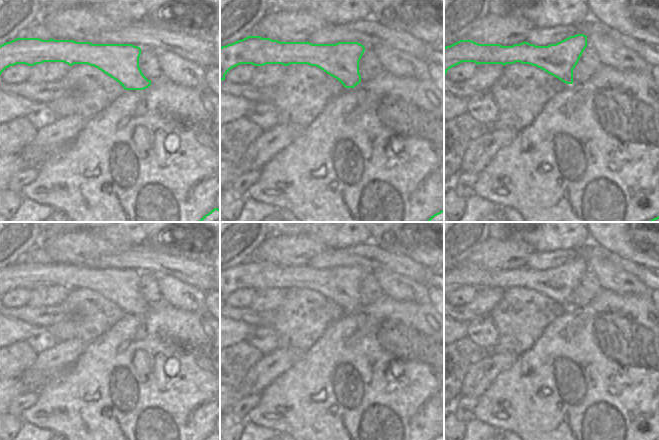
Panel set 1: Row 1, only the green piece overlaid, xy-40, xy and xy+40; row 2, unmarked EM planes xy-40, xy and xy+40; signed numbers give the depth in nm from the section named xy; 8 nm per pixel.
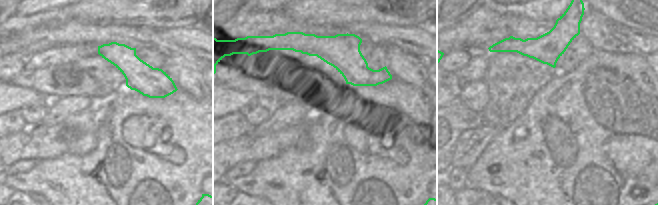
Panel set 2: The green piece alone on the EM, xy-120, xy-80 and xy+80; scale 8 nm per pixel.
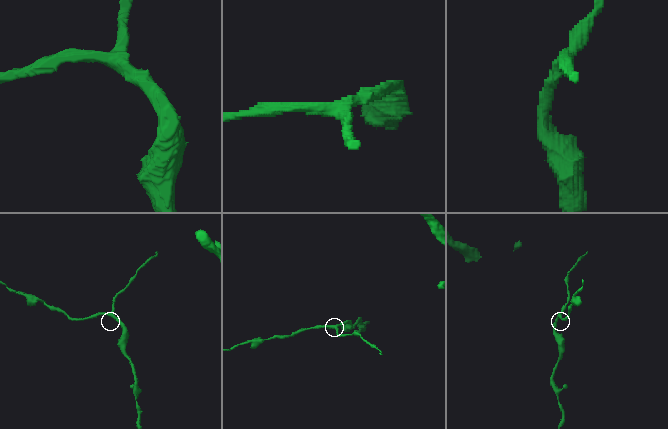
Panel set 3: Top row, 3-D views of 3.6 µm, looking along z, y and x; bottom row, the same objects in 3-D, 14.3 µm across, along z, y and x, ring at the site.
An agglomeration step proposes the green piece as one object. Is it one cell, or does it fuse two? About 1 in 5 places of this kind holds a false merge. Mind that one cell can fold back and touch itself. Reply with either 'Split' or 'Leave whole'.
Leave whole

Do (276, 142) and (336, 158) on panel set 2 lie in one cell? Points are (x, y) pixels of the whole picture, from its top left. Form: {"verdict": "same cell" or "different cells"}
{"verdict": "different cells"}

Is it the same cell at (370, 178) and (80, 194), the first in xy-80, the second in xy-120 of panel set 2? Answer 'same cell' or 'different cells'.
same cell

